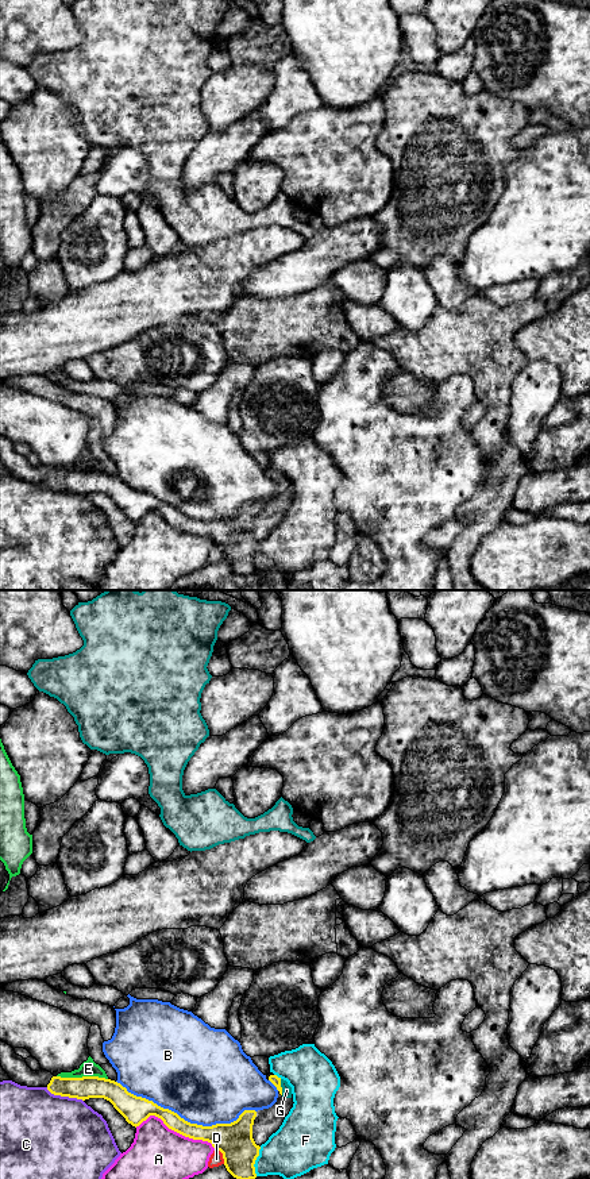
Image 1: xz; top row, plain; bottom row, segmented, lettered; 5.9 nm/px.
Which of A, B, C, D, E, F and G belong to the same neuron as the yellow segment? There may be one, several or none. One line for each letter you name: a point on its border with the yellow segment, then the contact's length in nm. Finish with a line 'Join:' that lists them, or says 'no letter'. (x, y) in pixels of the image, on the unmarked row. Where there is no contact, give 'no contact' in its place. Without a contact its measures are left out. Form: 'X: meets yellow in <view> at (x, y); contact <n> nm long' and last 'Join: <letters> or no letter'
G: meets yellow in xz at (281, 482); contact 100 nm long
Join: G

